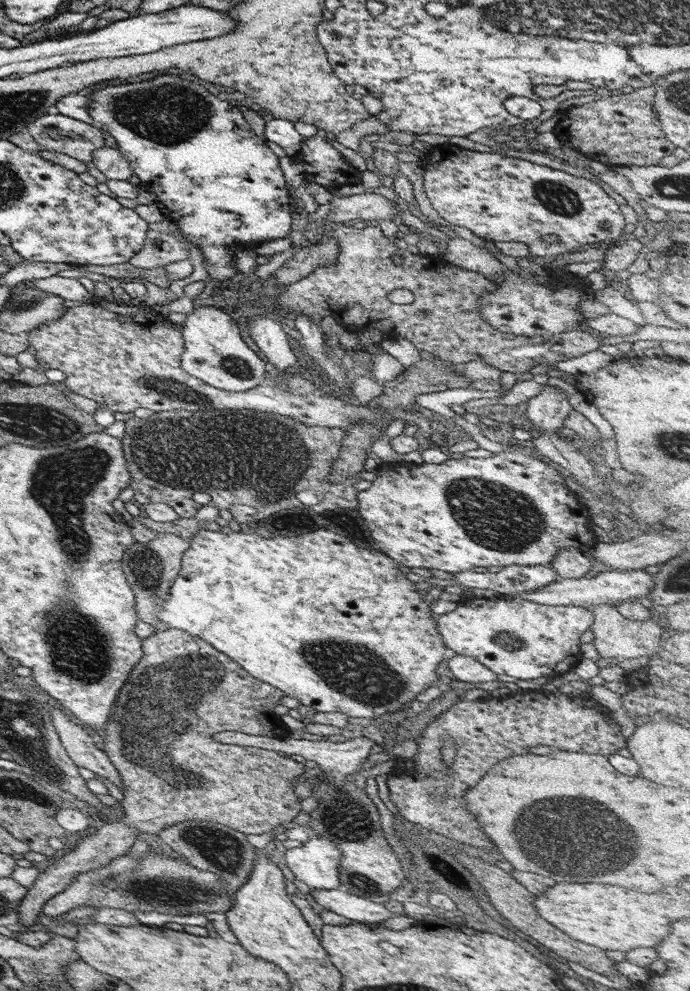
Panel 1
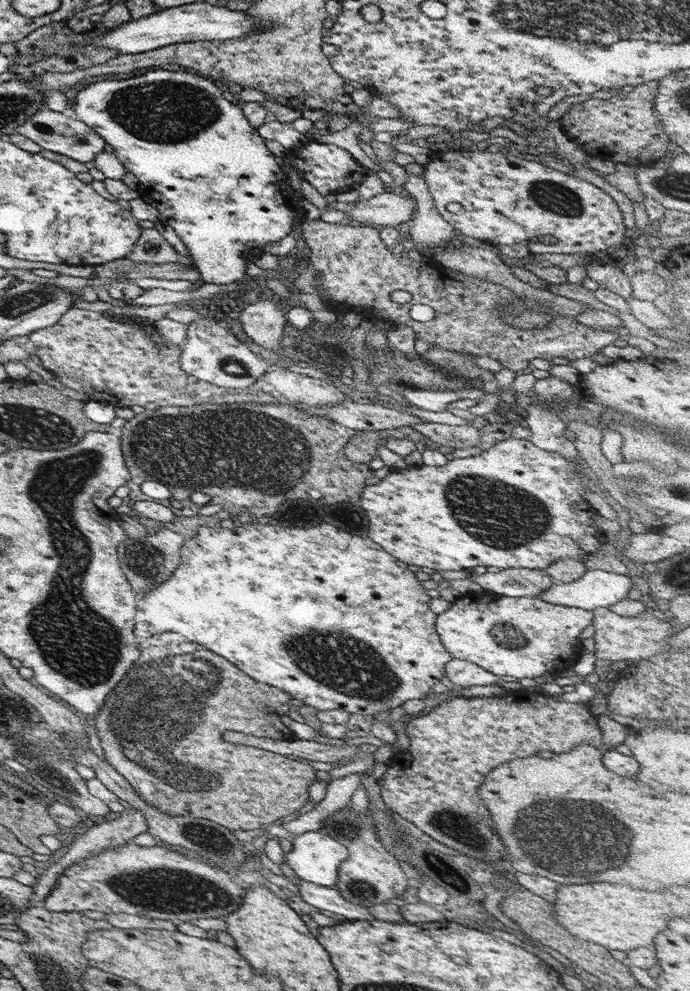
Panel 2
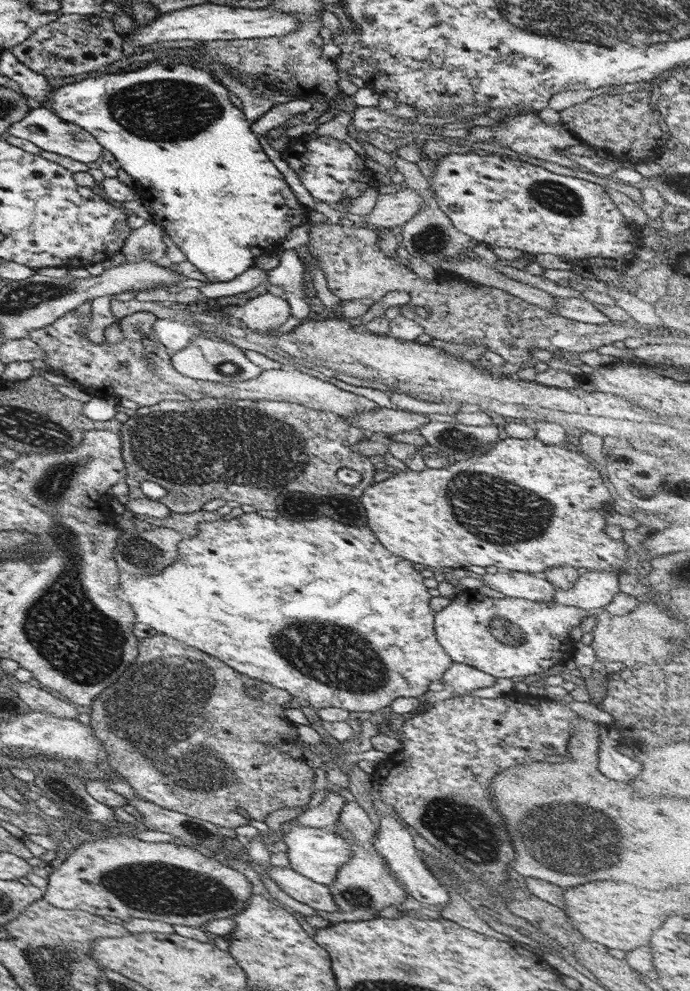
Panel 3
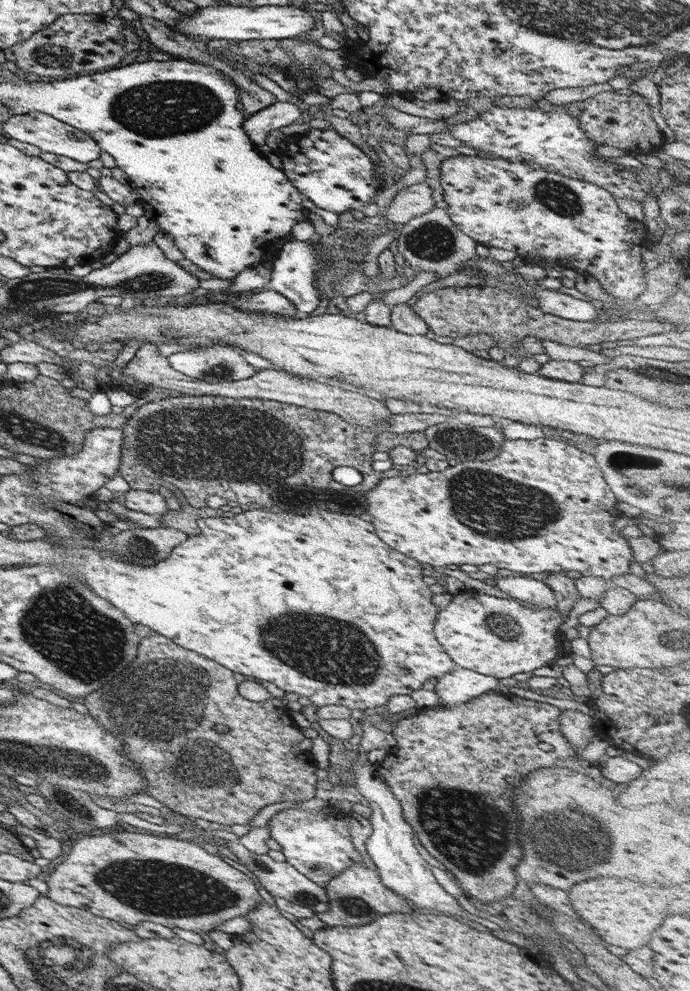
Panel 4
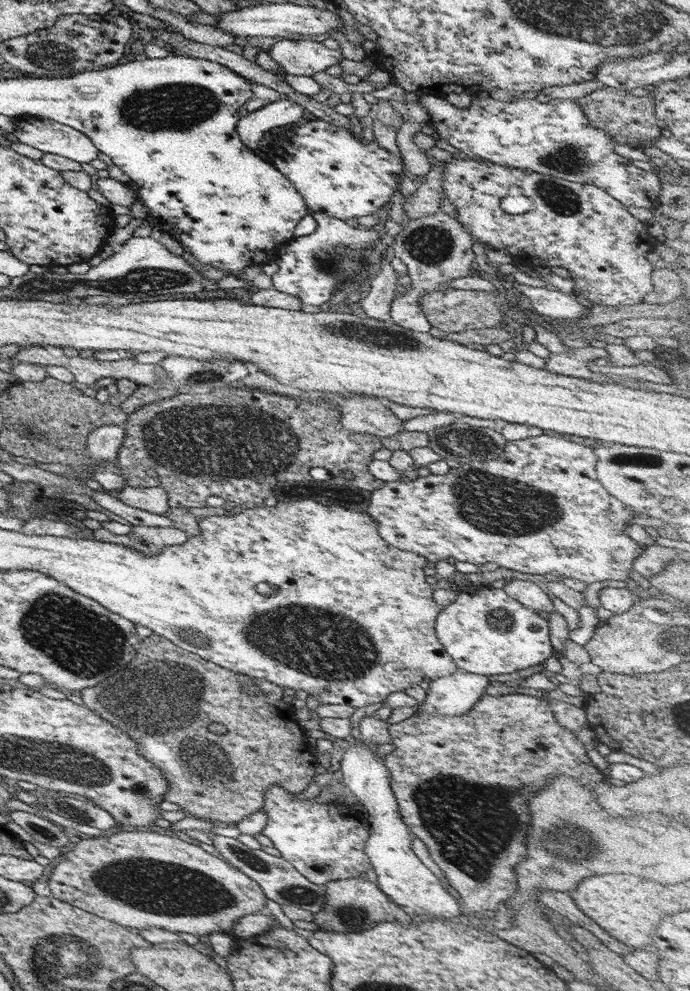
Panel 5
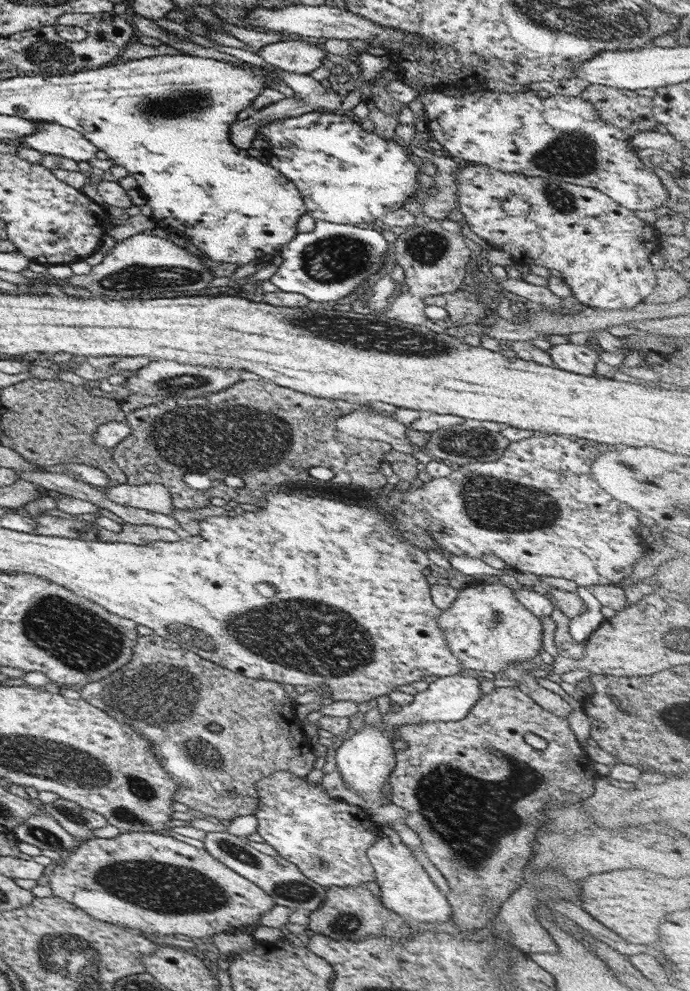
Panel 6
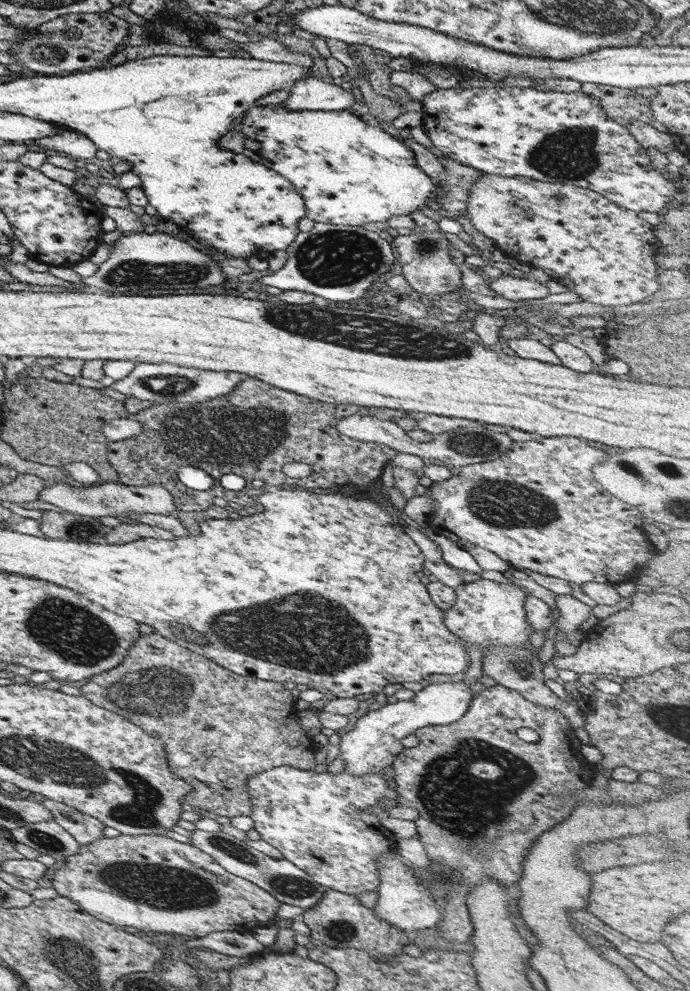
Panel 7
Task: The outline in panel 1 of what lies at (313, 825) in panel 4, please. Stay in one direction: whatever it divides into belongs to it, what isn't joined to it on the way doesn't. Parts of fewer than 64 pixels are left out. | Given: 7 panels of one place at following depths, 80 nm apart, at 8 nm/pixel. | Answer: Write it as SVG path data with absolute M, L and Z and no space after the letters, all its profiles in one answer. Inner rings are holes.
M310 834L301 846L285 849L282 860L309 889L327 890L340 887L337 867L341 853L328 838Z

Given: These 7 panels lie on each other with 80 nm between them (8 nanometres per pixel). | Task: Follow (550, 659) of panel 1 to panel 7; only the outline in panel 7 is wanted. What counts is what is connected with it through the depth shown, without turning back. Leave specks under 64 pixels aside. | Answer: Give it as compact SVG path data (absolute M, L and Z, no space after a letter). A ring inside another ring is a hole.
M479 578L472 582L466 582L454 588L455 602L444 611L444 625L460 640L475 644L482 650L482 656L491 645L503 645L506 647L523 647L528 642L530 633L529 625L524 613L524 600L526 593L512 585L494 582L485 578Z

